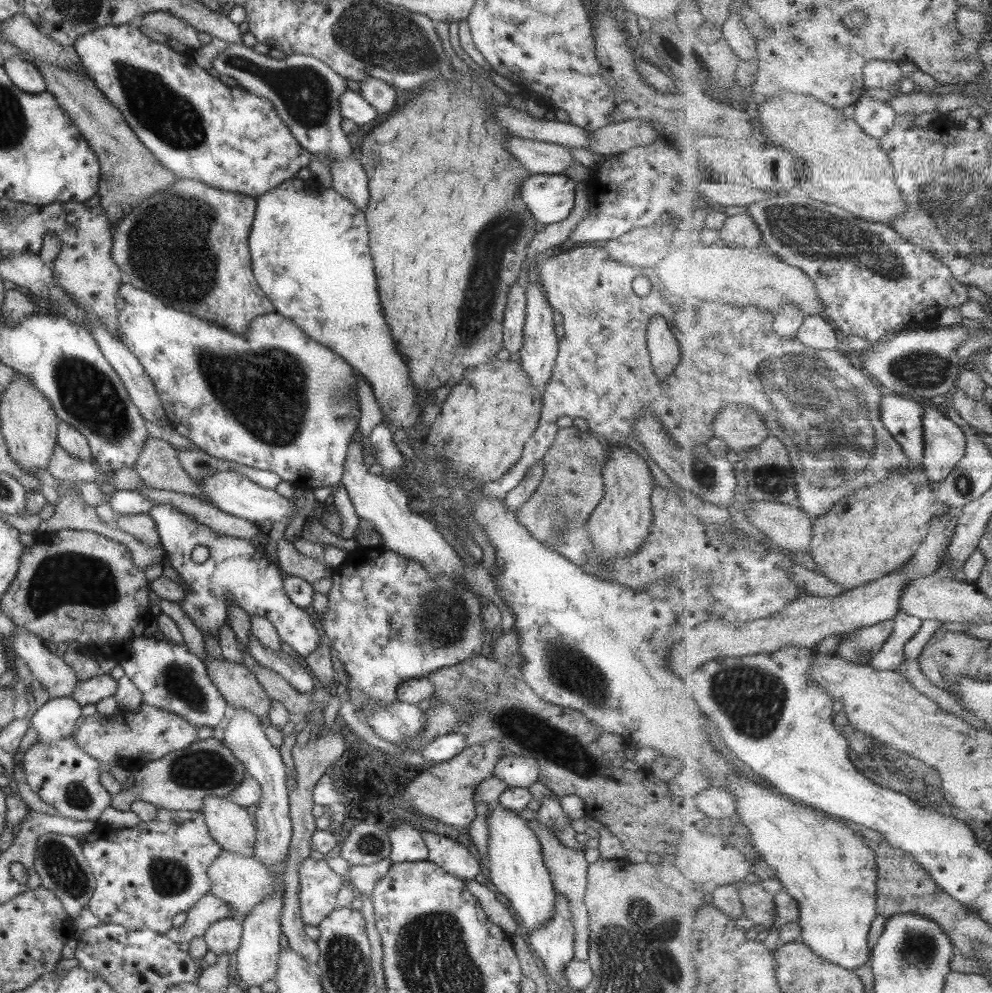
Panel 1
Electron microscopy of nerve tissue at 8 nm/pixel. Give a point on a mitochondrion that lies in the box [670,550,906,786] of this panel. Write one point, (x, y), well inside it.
(753, 700)

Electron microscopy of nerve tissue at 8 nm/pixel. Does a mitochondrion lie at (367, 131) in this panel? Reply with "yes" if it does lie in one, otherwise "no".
no

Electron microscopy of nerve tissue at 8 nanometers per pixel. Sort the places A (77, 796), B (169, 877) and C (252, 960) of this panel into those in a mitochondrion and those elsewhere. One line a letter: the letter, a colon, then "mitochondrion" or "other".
A: mitochondrion
B: mitochondrion
C: other

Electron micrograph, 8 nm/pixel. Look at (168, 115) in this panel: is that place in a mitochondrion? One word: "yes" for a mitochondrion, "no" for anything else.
yes

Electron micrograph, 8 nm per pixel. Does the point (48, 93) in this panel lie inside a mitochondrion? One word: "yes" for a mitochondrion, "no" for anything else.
no

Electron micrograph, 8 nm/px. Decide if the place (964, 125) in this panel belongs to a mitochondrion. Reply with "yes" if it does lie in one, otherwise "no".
no

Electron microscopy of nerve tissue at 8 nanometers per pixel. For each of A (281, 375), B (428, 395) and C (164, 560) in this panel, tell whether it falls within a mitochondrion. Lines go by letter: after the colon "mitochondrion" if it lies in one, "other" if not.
A: mitochondrion
B: other
C: other

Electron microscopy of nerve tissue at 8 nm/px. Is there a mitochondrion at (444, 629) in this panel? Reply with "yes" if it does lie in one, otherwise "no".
yes

